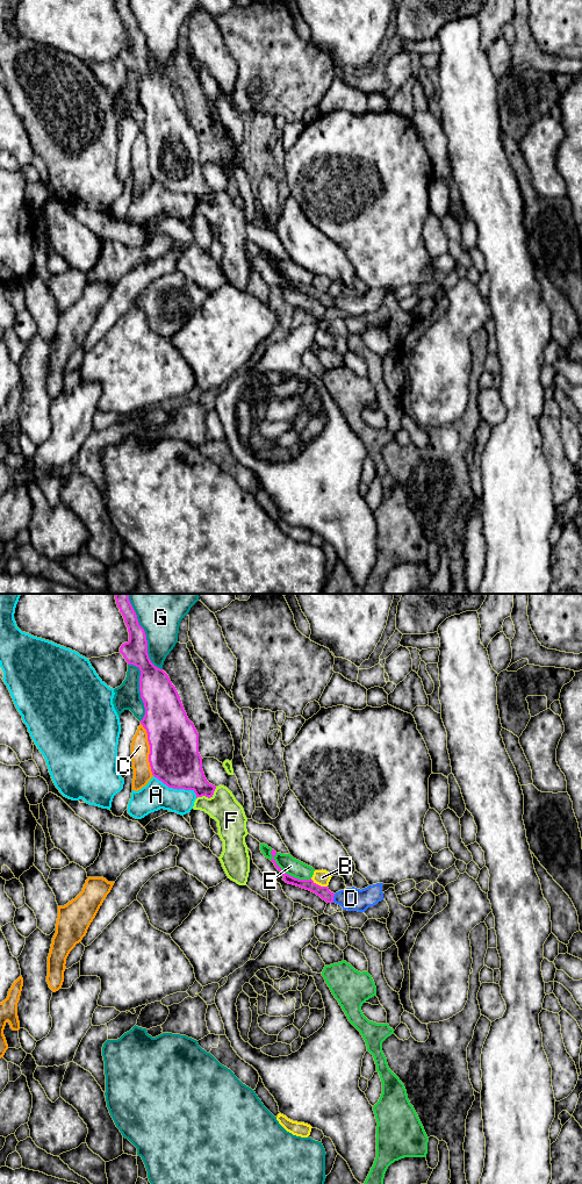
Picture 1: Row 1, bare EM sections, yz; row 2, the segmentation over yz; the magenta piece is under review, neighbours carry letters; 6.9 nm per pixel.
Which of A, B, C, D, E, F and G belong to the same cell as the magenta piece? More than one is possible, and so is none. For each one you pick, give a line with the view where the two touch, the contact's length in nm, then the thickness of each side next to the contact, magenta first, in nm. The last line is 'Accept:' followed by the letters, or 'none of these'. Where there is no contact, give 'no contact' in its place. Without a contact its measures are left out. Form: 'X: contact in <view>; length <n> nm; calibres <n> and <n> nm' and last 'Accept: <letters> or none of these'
D: contact in yz; length 70 nm; calibres 80 and 160 nm
Accept: D

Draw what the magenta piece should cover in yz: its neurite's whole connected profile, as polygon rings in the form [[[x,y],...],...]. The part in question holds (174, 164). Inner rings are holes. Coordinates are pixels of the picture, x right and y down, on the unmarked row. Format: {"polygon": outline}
{"polygon": [[[115,0],[115,5],[129,37],[129,46],[122,49],[120,58],[128,70],[134,70],[141,76],[139,98],[145,113],[145,120],[141,129],[148,138],[149,167],[152,180],[168,193],[193,195],[196,203],[202,201],[210,203],[216,192],[207,186],[202,174],[202,163],[199,158],[199,138],[188,124],[180,101],[168,80],[151,67],[148,59],[146,40],[138,28],[129,0]]]}

